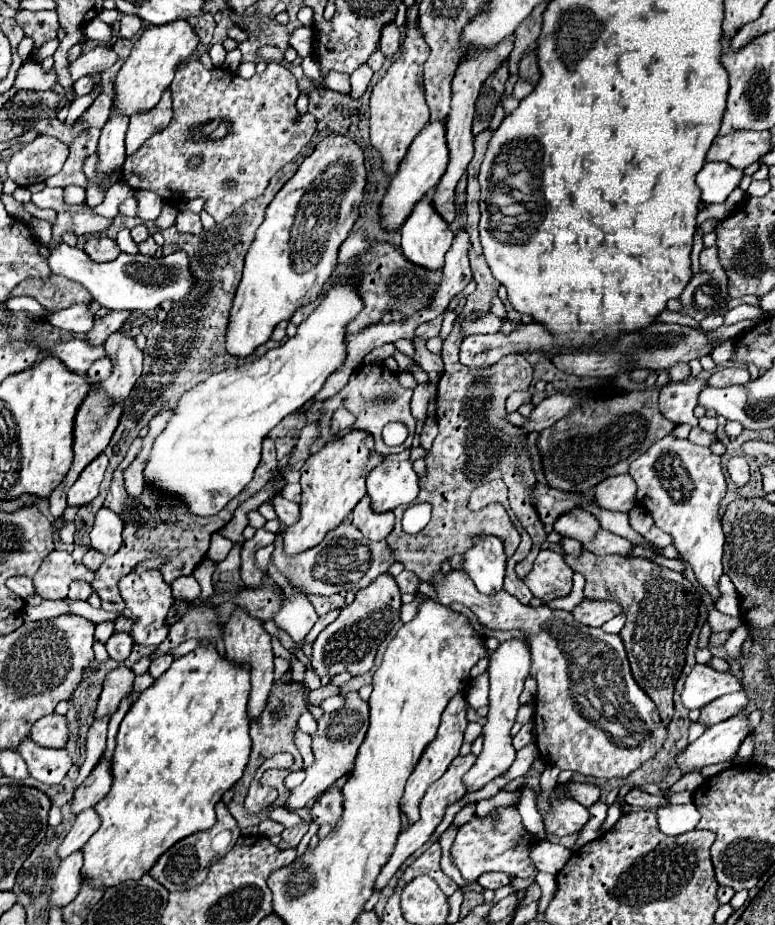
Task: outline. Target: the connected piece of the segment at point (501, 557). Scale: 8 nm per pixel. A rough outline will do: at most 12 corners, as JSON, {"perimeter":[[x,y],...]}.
{"perimeter":[[495,536],[465,552],[463,570],[481,594],[503,590],[507,558]]}

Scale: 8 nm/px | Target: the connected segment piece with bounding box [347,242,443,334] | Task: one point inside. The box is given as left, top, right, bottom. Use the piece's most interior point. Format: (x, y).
(389, 282)

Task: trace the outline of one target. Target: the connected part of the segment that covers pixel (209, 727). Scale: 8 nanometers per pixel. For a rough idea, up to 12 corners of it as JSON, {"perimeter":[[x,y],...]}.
{"perimeter":[[197,646],[137,696],[83,846],[97,888],[215,824],[247,668]]}

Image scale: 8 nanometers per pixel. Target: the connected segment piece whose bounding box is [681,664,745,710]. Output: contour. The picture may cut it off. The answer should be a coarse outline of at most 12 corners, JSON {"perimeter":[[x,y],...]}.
{"perimeter":[[697,664],[685,680],[687,710],[745,688],[729,672]]}

